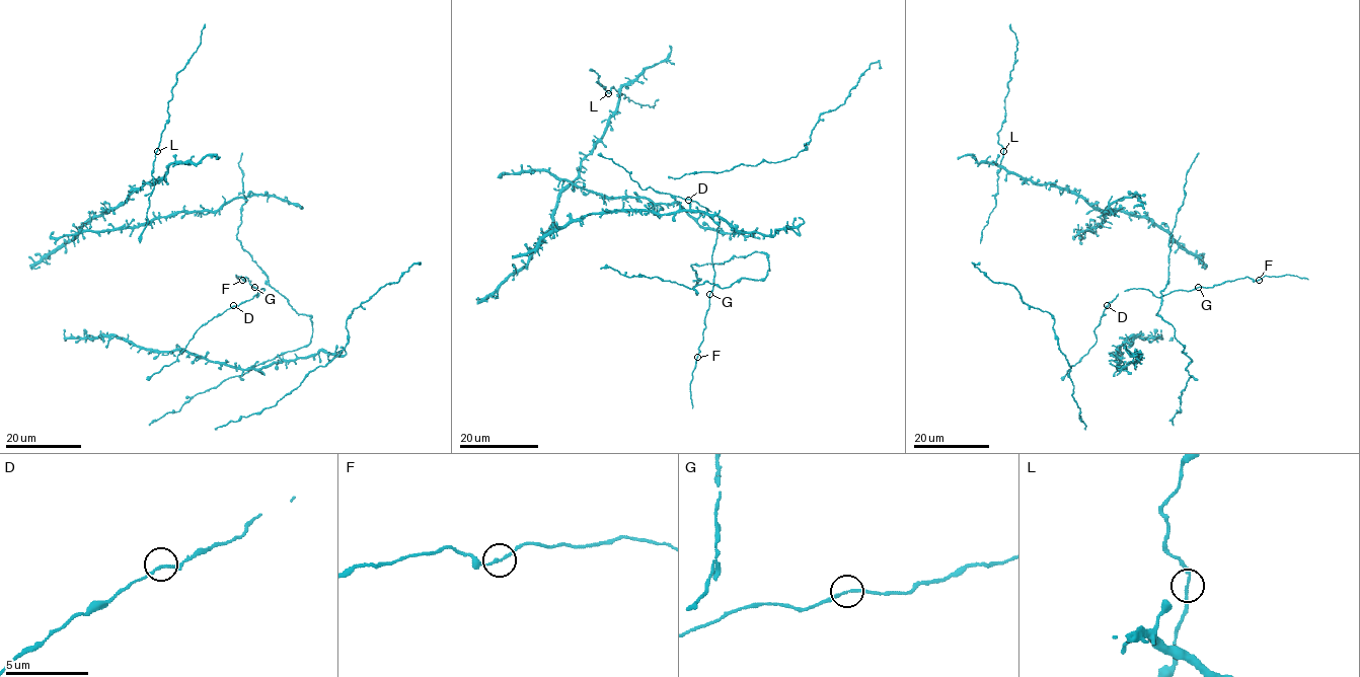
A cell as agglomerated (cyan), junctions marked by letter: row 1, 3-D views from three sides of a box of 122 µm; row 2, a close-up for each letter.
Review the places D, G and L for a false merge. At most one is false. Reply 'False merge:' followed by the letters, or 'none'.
False merge: none

